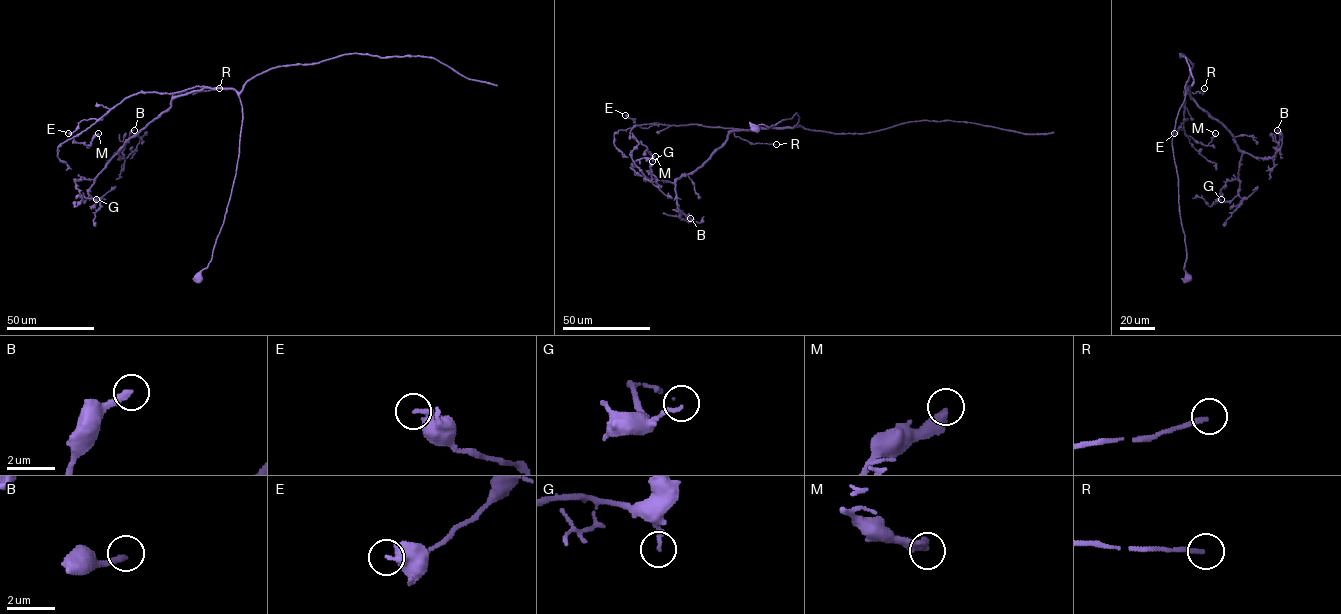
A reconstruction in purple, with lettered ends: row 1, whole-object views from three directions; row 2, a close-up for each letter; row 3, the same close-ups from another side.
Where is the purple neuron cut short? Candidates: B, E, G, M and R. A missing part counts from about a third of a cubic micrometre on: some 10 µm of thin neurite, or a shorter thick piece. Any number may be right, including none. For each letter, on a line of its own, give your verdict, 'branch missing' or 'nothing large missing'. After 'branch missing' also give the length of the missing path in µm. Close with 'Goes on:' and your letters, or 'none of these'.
B: nothing large missing
E: nothing large missing
G: nothing large missing
M: nothing large missing
R: branch missing; missing 20 µm
Goes on: R

